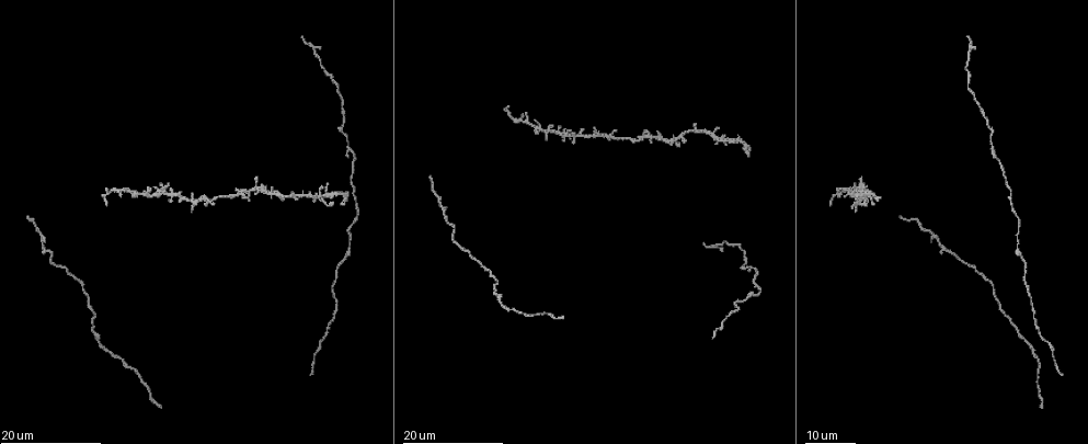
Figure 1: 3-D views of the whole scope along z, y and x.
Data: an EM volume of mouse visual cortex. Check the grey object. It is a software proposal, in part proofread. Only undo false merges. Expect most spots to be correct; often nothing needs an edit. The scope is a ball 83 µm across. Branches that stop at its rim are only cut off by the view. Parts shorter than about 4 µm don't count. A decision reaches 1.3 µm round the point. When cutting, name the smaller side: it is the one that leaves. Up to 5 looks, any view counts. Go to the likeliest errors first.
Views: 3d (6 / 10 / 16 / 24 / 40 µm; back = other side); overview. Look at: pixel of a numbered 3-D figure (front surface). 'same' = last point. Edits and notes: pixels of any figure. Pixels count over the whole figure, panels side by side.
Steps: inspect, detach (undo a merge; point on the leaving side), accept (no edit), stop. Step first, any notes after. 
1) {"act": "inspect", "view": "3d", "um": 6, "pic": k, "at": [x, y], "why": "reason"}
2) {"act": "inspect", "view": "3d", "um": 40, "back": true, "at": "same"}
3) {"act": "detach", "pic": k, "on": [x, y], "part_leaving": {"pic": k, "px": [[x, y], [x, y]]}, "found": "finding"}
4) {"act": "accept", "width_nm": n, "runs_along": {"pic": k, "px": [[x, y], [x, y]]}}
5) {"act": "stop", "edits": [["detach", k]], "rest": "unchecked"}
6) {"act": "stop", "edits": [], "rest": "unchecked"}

{"act": "inspect", "view": "3d", "um": 16, "pic": 1, "at": [348, 149], "why": "two arms in line, one across"}

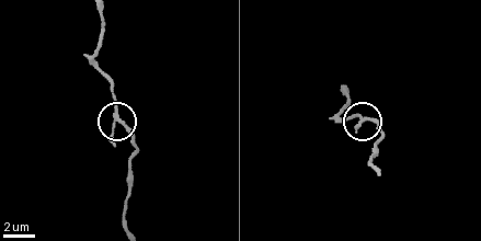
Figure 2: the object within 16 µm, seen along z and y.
{"act": "inspect", "view": "3d", "um": 6, "pic": 2, "at": [122, 120]}

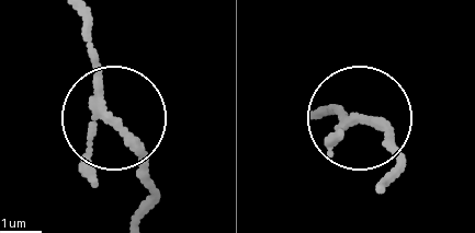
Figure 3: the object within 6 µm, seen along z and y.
{"act": "accept", "found": "continuous, no second neuron"}

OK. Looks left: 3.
{"act": "inspect", "view": "3d", "um": 24, "pic": 1, "at": [255, 188], "why": "narrows sharply"}

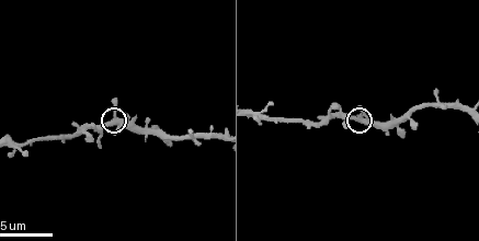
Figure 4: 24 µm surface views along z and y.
{"act": "inspect", "view": "3d", "um": 6, "pic": 4, "at": [111, 123], "why": "zoom in"}

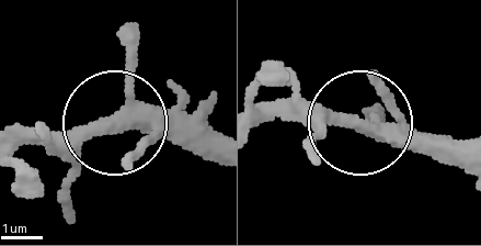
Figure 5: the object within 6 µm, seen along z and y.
{"act": "accept", "runs_along": {"pic": 5, "px": [[14, 149], [129, 125], [209, 125]]}, "found": "all the same neuron"}

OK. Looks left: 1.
{"act": "stop", "edits": [], "rest": "unchecked"}

